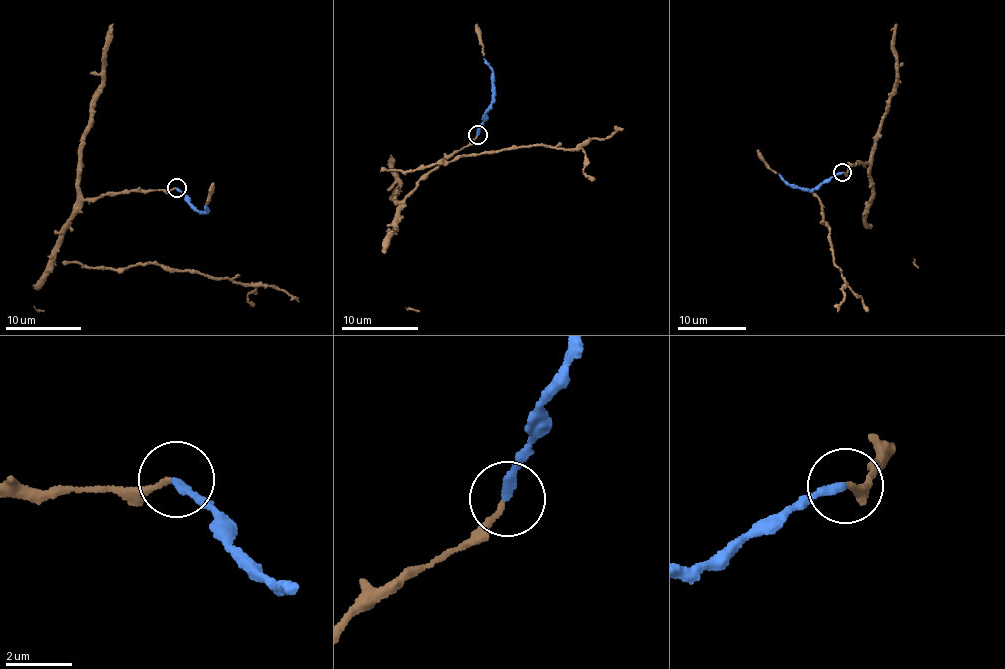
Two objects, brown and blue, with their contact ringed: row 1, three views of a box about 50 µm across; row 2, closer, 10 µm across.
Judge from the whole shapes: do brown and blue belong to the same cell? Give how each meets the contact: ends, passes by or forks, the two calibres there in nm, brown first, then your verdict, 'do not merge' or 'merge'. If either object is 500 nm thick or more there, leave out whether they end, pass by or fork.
brown ends; blue ends; calibres 150 and 260 nm; merge

